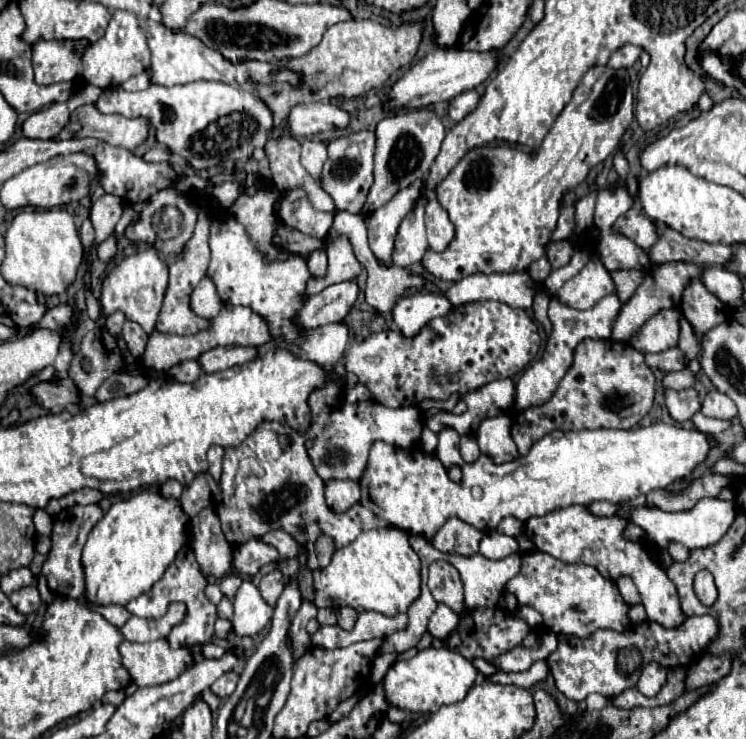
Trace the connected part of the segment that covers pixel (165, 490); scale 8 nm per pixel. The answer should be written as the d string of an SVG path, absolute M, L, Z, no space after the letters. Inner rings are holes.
M167 480L163 486L161 486L161 494L169 494L173 498L179 498L183 494L183 484L179 484L177 480Z

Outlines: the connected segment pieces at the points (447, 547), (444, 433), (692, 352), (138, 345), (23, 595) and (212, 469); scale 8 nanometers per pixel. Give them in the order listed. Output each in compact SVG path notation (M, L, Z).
M449 518L433 536L431 544L441 552L455 552L461 556L473 556L479 552L479 542L483 532L461 522L459 518Z
M445 428L439 432L439 444L437 444L437 458L441 458L441 462L445 464L445 468L453 466L453 464L463 464L463 458L459 454L459 434L453 428Z
M681 318L681 336L679 336L677 346L685 352L687 358L697 358L697 354L699 354L699 340L697 340L693 328L689 326L689 322L683 318Z
M127 320L127 322L123 324L123 340L127 342L129 352L131 352L135 358L141 358L141 356L143 356L145 346L147 346L147 334L143 332L143 328L141 328L137 322Z
M27 586L27 588L21 588L21 590L17 590L17 592L13 592L11 596L9 596L9 600L11 600L11 604L21 612L21 614L31 614L31 612L35 612L37 608L39 608L39 604L41 604L41 598L39 598L39 590L35 588L35 586Z
M211 446L207 452L207 460L209 460L209 474L219 480L221 476L221 460L223 460L223 448L221 446Z

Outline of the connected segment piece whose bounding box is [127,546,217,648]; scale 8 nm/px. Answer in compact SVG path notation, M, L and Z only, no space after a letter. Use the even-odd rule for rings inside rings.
M185 546L185 548L177 554L175 562L165 570L163 578L157 580L147 594L143 594L143 596L131 600L127 606L151 606L151 604L153 604L153 606L163 606L163 602L167 602L167 600L183 602L183 604L187 606L189 614L185 616L185 622L183 622L181 626L177 626L177 630L173 630L173 634L169 634L169 638L167 638L169 644L171 644L173 648L205 644L205 642L211 640L211 636L213 636L213 624L215 624L215 620L217 620L217 608L207 600L207 596L205 596L205 586L207 586L207 578L201 574L201 570L199 570L199 566L197 566L197 560L195 560L195 556L193 556L191 546Z

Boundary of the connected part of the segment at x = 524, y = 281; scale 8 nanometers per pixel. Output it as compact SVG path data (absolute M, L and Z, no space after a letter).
M527 272L471 274L445 292L453 306L477 300L497 300L513 308L531 308L535 294L537 282Z

